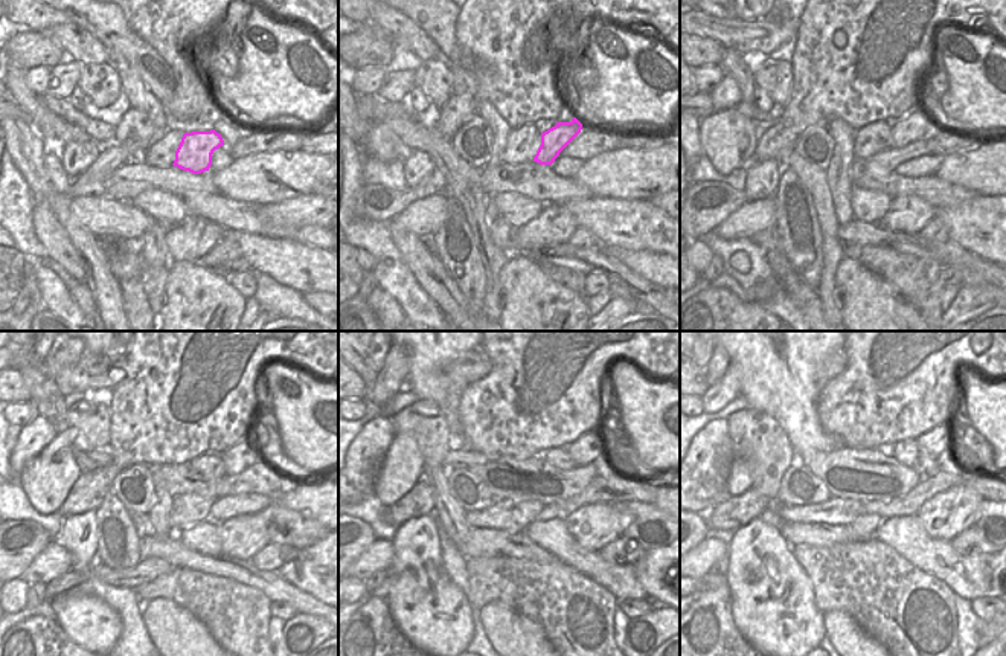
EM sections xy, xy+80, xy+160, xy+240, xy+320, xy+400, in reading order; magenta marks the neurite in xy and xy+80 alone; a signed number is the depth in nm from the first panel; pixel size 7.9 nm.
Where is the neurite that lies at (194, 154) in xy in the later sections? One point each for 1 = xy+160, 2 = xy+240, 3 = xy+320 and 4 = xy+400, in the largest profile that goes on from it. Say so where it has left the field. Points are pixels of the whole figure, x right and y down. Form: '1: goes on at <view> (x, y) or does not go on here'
1: goes on at xy+160 (916, 125)
2: goes on at xy+240 (243, 455)
3: goes on at xy+320 (590, 446)
4: goes on at xy+400 (936, 441)

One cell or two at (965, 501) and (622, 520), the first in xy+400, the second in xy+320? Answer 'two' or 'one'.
one

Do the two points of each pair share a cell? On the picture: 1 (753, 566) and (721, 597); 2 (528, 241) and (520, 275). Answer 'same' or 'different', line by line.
1: different
2: different

